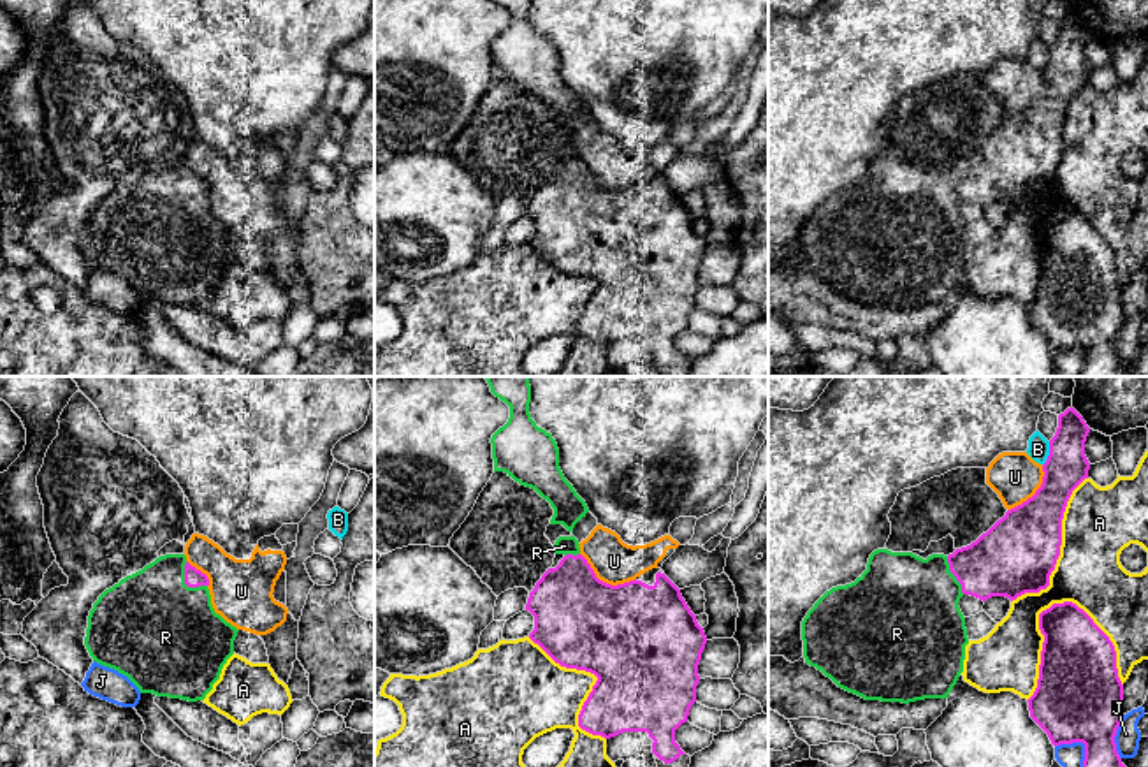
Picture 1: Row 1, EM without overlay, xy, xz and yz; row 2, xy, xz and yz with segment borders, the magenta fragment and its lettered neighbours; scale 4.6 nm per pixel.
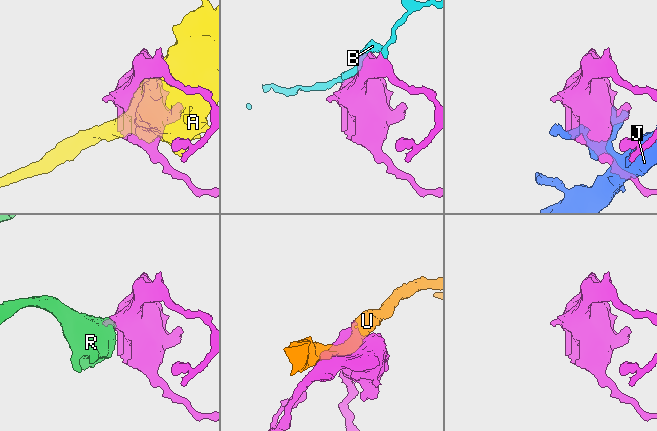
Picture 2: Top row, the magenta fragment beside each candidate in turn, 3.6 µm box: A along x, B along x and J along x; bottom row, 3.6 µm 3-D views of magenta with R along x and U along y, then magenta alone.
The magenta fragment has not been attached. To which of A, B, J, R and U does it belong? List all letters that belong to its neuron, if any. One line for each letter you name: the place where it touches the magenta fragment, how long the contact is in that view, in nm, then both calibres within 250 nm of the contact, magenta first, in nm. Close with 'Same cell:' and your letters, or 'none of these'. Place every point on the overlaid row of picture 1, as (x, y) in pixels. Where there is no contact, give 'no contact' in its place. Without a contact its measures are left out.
R: meets magenta in xy at (185, 583); contact 160 nm long; 90 nm thick on the magenta side, 480 nm on the other
Same cell: R

